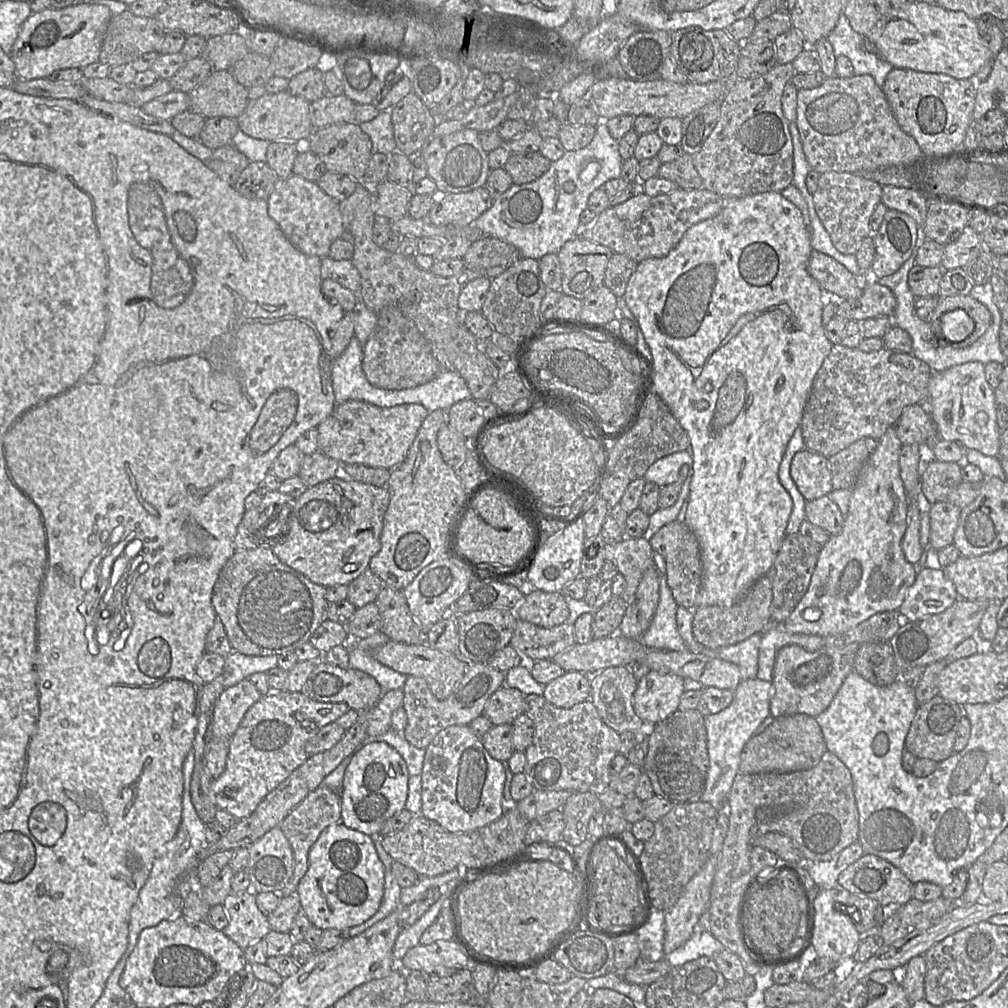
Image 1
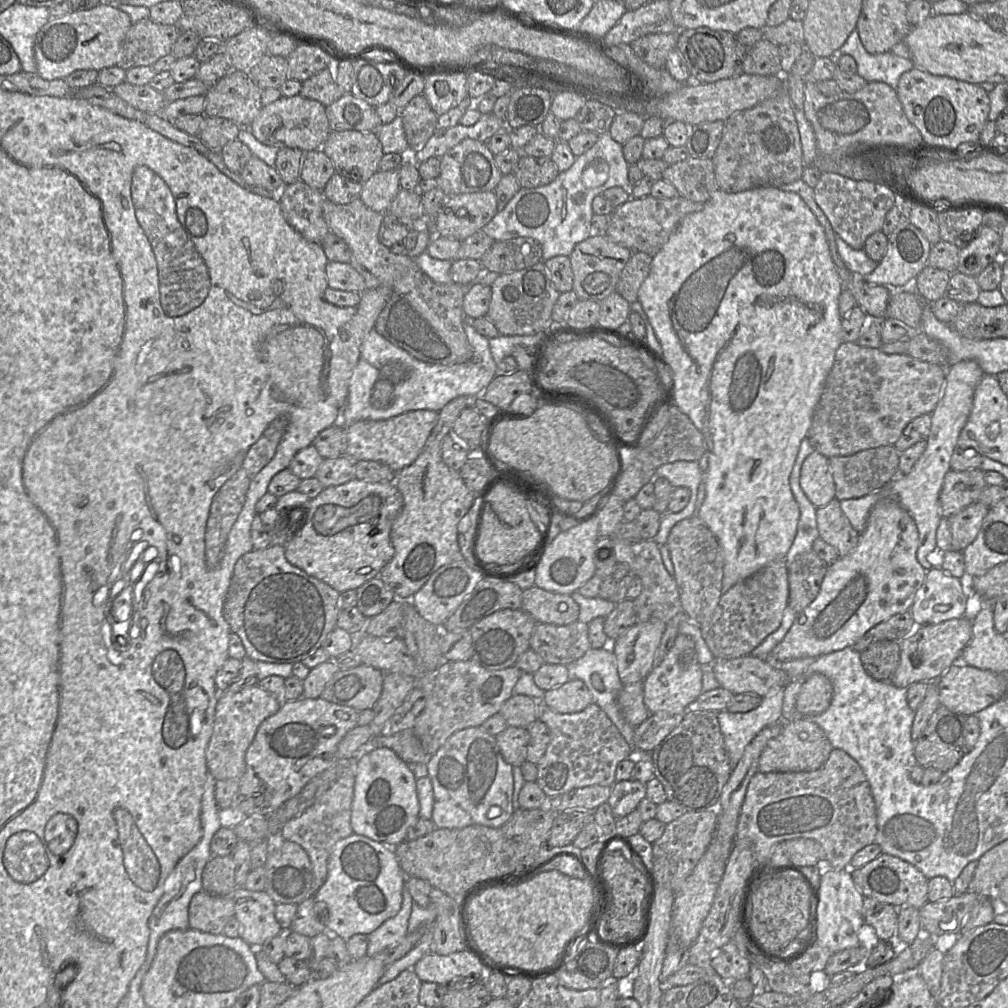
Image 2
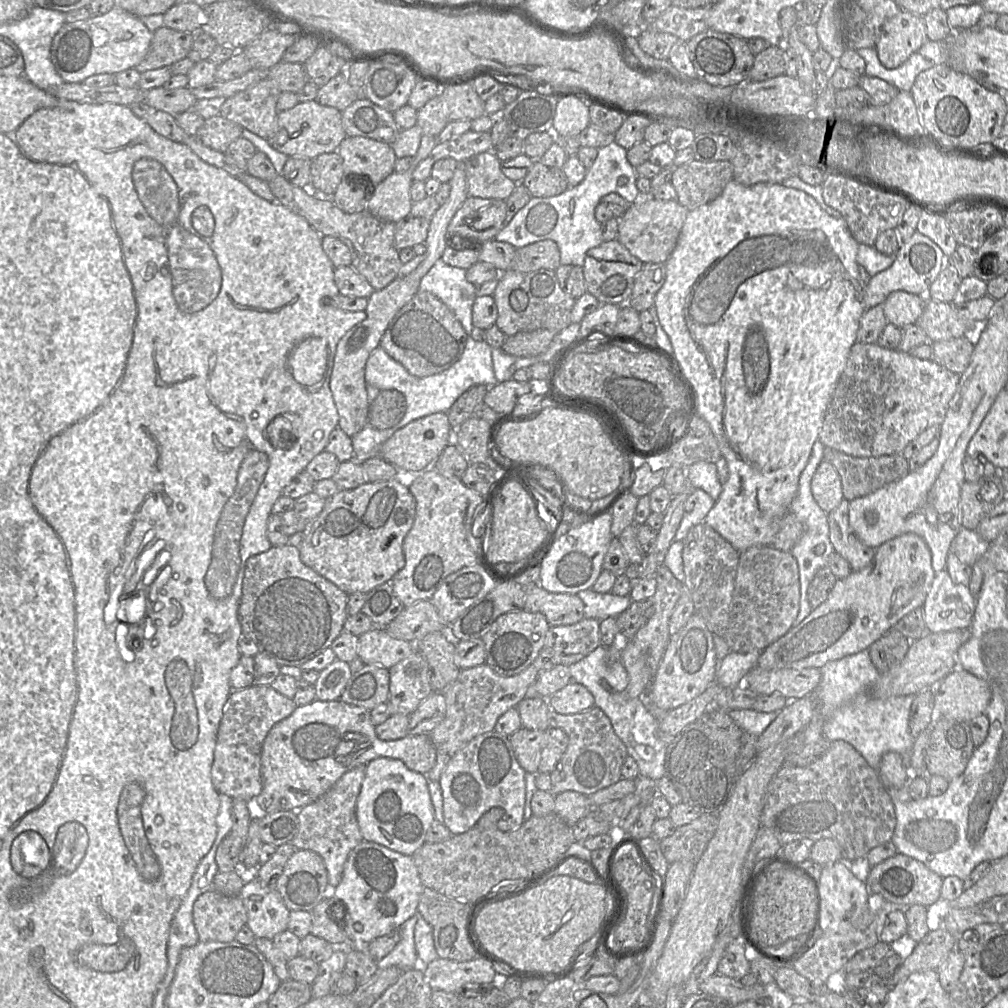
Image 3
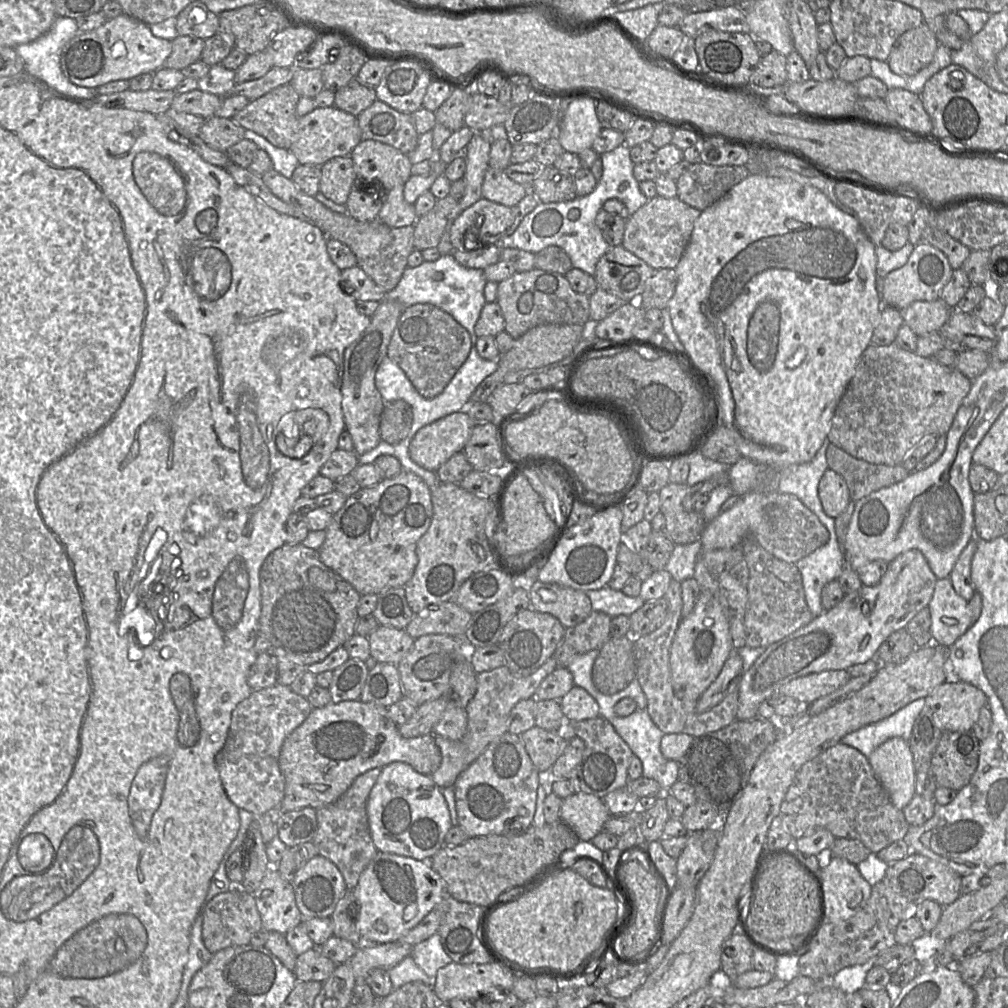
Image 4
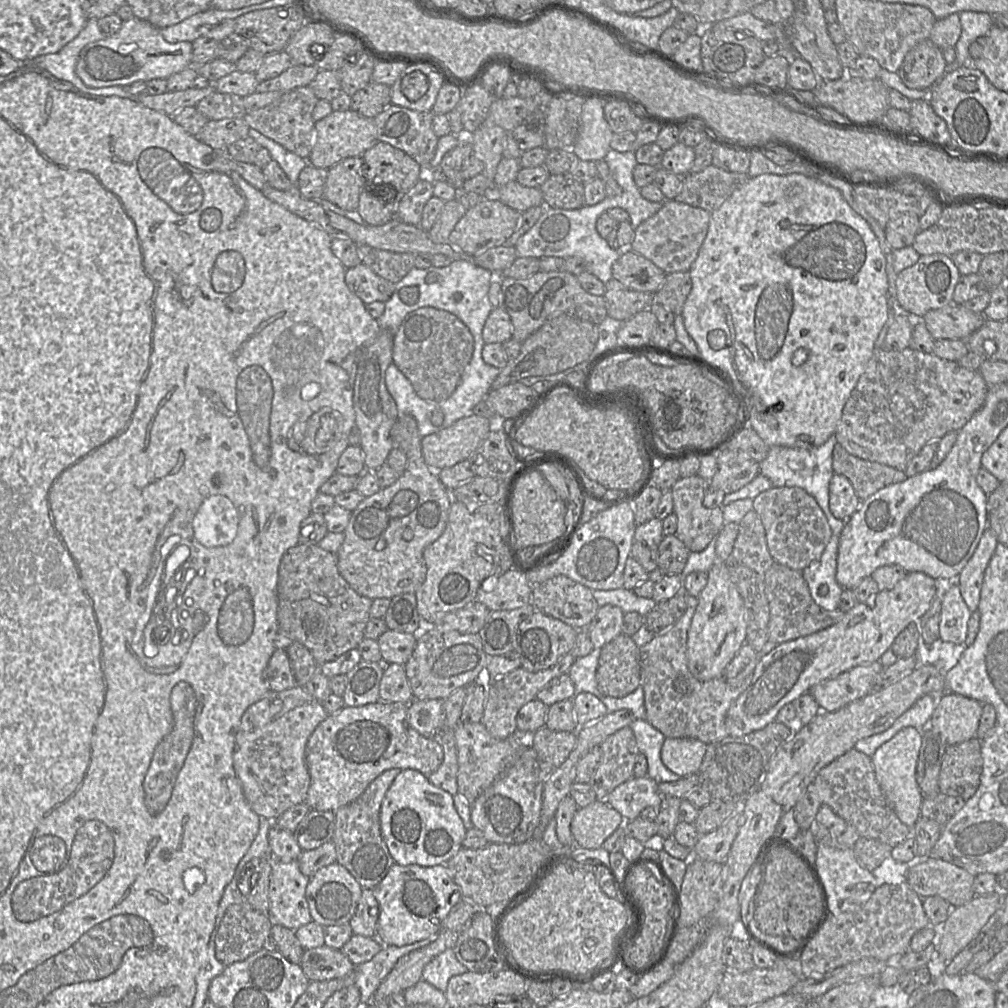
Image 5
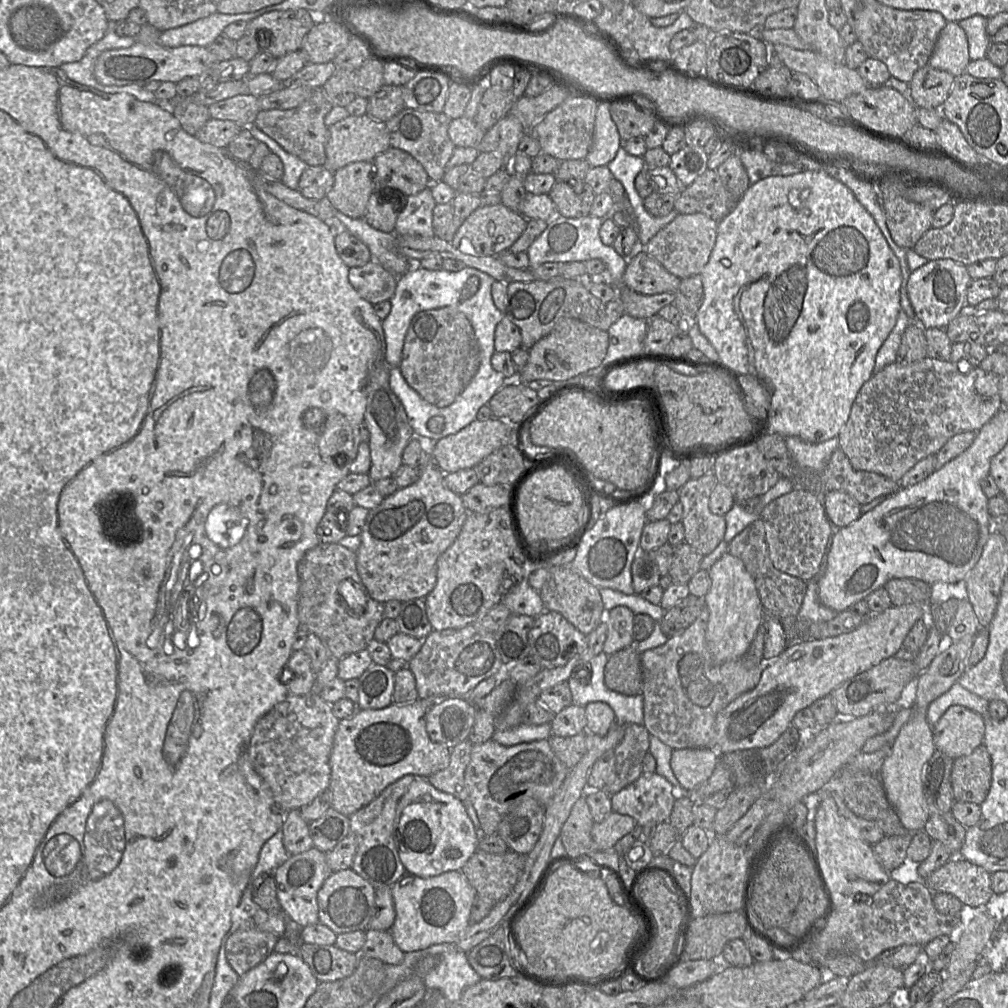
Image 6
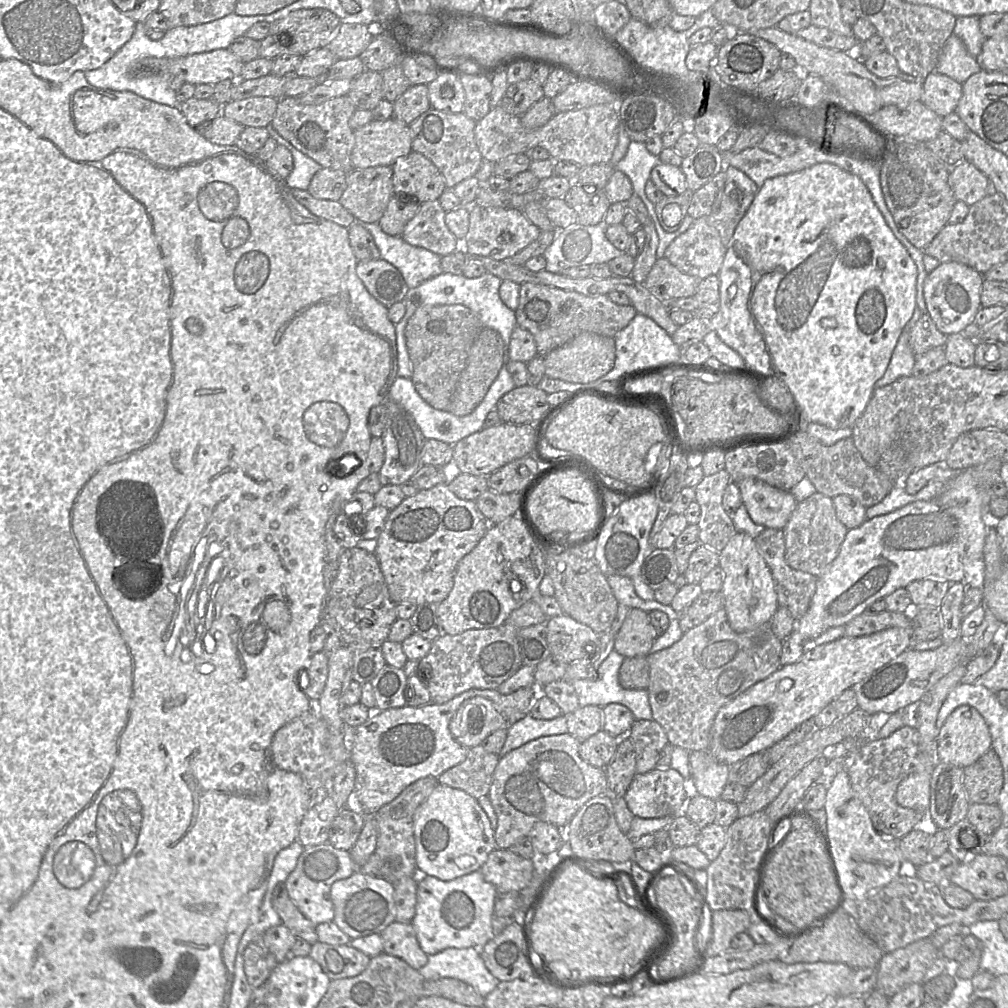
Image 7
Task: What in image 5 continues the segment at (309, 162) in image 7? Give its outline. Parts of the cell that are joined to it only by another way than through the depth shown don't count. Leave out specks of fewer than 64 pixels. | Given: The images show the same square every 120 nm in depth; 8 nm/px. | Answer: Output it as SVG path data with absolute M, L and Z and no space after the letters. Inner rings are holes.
M250 128L248 136L269 151L272 160L279 164L290 182L296 186L300 172L308 165L307 160L286 150L280 144L262 135L257 130Z

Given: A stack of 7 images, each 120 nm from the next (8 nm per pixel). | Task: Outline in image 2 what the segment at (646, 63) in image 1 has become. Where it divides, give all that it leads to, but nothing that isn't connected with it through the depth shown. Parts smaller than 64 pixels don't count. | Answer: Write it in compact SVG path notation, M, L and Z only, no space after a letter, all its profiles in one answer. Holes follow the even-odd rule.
M667 33L648 34L630 43L640 59L657 69L665 68L667 56L676 45L677 35Z

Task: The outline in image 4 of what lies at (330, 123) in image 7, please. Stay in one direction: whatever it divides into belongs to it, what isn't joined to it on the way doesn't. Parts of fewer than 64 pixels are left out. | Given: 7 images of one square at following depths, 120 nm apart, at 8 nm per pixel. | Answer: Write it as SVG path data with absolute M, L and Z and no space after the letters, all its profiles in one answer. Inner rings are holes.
M290 84L279 86L260 98L251 100L242 110L231 119L246 130L262 136L272 145L289 149L293 142L293 136L298 128L298 116L296 106L300 95Z

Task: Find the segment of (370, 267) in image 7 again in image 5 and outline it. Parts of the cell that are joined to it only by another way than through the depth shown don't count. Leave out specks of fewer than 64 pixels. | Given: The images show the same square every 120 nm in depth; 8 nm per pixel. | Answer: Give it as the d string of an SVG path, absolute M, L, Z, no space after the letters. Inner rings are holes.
M363 263L349 268L345 273L349 290L365 304L386 302L394 292L395 284L380 277Z

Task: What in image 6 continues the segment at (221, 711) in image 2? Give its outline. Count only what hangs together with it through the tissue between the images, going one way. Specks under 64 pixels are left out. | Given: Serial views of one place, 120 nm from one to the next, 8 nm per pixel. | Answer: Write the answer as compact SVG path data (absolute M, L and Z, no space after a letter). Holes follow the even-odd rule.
M318 694L288 695L263 715L254 727L249 744L249 756L257 774L270 787L275 803L283 812L300 809L311 803L328 788L331 777L330 754L339 720L332 712L332 706Z

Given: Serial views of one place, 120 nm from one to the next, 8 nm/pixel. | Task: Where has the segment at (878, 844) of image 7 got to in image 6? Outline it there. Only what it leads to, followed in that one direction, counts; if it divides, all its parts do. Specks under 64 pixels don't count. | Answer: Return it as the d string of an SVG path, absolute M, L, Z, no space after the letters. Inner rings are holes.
M821 792L821 802L815 816L816 858L830 890L834 911L867 900L889 882L889 872L876 860L872 845L865 842L858 829L838 811L830 792Z

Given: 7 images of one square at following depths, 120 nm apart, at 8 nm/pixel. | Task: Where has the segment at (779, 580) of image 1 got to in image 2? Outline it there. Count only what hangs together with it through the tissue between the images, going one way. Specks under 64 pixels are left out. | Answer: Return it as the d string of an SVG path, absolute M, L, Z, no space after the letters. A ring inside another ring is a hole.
M815 551L797 556L788 563L788 607L801 612L819 594L829 566Z

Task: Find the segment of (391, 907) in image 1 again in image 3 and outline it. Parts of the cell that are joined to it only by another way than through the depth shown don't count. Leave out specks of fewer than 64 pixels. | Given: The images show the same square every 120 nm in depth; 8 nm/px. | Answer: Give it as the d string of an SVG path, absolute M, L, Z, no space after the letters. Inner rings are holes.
M417 912L397 929L400 939L389 954L376 961L378 968L395 966L402 972L410 969L417 970L418 957L414 943L414 926L419 915L420 913Z

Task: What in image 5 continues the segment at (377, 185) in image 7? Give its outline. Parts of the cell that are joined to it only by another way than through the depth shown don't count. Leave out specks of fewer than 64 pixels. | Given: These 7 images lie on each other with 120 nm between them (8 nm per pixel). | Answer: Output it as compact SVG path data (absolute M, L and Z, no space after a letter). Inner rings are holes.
M348 157L327 170L323 198L344 210L356 211L359 196L366 188L362 158Z

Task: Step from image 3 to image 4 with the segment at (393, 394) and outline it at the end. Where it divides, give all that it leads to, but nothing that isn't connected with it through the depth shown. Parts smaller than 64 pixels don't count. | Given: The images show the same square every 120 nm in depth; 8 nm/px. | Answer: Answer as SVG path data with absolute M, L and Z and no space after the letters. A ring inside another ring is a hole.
M385 401L379 426L381 440L388 444L399 443L408 435L412 421L412 408L406 401Z

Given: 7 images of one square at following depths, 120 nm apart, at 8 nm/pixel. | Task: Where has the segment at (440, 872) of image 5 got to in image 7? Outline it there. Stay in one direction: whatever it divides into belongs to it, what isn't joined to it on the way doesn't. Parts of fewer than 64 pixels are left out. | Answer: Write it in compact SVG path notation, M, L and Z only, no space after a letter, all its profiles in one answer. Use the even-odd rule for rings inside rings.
M479 871L450 881L427 875L417 882L417 903L411 924L421 949L427 955L446 948L481 948L495 937L492 927L496 888Z

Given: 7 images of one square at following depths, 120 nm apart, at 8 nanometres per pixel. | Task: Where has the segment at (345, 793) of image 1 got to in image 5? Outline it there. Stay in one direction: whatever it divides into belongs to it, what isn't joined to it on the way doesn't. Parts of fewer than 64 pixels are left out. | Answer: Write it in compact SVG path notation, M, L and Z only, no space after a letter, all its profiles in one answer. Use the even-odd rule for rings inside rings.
M413 769L401 770L388 789L381 805L380 826L390 855L402 866L445 865L462 848L467 831L456 811L453 796Z

